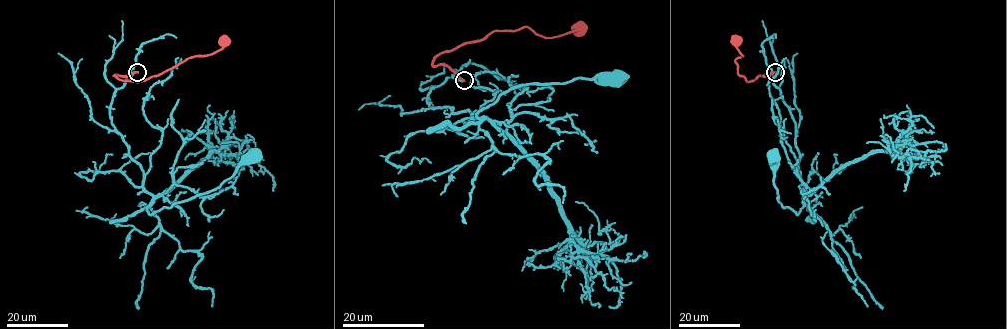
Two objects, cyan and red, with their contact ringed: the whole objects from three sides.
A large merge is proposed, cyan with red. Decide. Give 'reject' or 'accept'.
reject

